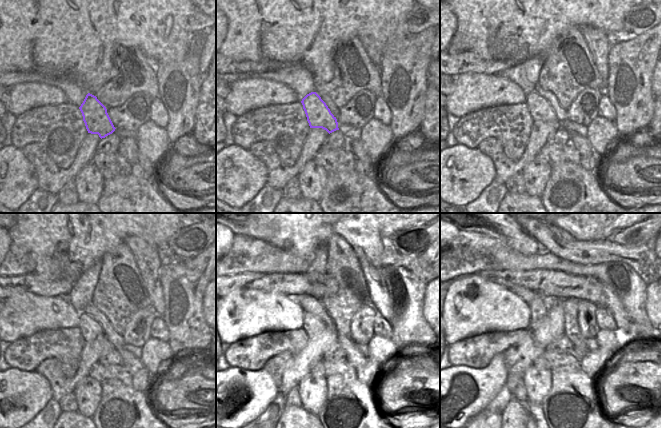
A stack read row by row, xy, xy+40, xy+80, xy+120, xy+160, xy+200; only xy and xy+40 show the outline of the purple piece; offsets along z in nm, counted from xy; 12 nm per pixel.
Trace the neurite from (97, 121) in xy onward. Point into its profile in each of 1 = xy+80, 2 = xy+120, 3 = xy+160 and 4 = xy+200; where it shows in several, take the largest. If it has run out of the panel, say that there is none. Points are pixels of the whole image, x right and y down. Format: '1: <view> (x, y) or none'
1: xy+80 (540, 109)
2: xy+120 (90, 328)
3: xy+160 (313, 326)
4: xy+200 (538, 305)

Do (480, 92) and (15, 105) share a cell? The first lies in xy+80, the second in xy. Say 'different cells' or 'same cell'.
same cell

